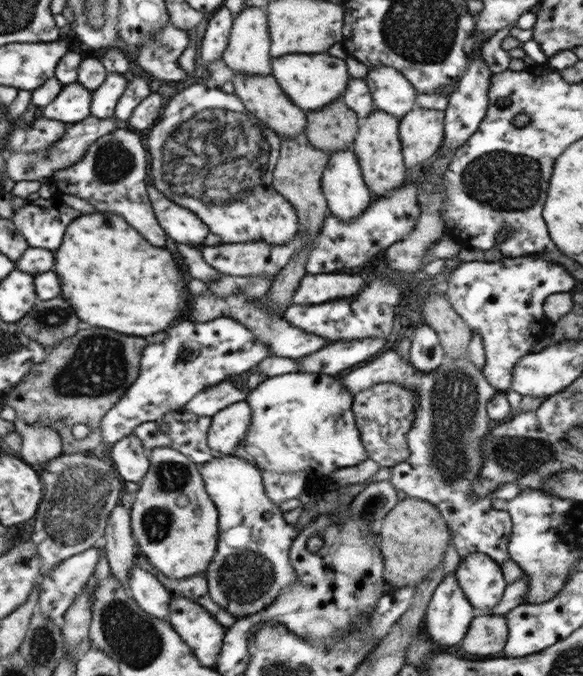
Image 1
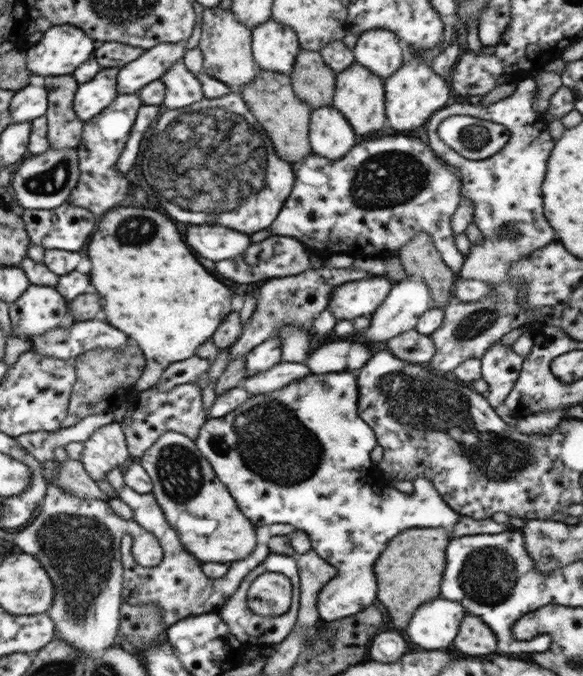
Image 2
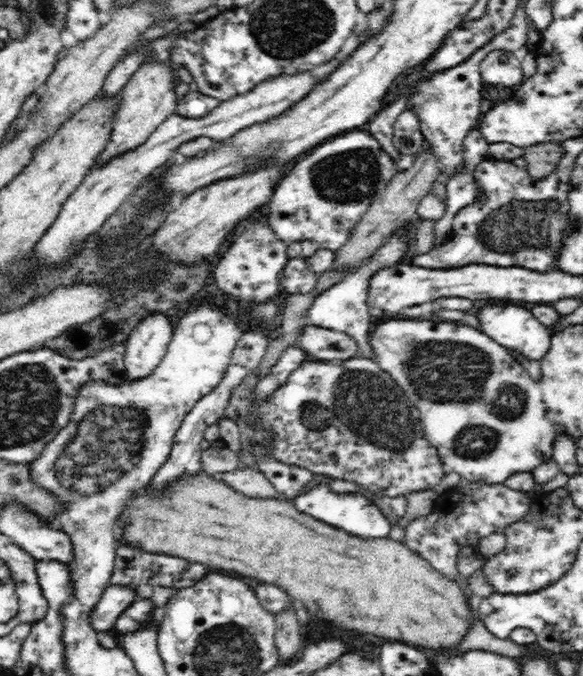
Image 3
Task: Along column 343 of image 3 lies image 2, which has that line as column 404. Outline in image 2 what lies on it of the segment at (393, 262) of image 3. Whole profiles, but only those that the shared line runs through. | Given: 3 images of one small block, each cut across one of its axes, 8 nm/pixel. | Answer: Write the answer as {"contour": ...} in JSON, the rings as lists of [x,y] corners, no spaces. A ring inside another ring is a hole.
{"contour":[[[405,278],[405,280],[397,282],[397,284],[393,284],[393,288],[389,290],[383,304],[379,304],[379,308],[375,308],[375,312],[367,318],[369,326],[365,330],[361,330],[361,332],[355,332],[355,334],[363,342],[381,342],[381,340],[385,342],[385,340],[393,338],[393,336],[415,330],[415,324],[421,318],[421,314],[425,310],[431,310],[431,308],[433,308],[433,300],[429,298],[427,286],[421,280]]]}

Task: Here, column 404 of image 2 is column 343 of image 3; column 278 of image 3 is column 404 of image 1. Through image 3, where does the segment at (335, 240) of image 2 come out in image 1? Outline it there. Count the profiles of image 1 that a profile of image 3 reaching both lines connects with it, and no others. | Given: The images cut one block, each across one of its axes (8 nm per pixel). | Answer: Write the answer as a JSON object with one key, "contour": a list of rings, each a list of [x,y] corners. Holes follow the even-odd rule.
{"contour":[[[403,182],[399,188],[387,192],[385,196],[373,196],[363,214],[351,222],[341,222],[339,218],[327,214],[321,224],[321,230],[315,236],[313,248],[307,250],[305,272],[309,276],[315,276],[335,272],[339,268],[361,266],[365,260],[375,258],[375,254],[385,252],[391,244],[405,240],[413,232],[419,212],[421,208],[419,208],[417,184]]]}

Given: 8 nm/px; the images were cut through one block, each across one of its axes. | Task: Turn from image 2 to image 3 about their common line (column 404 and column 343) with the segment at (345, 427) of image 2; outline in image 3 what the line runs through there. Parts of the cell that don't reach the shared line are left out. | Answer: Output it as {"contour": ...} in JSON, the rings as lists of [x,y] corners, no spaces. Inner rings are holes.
{"contour":[[[318,484],[312,490],[304,492],[302,496],[296,496],[290,500],[292,506],[298,512],[304,512],[318,522],[330,524],[330,528],[338,528],[342,532],[348,532],[352,536],[364,538],[364,540],[378,540],[378,538],[390,538],[392,524],[386,520],[386,516],[374,506],[372,500],[368,500],[364,494],[334,494],[328,484]]]}

